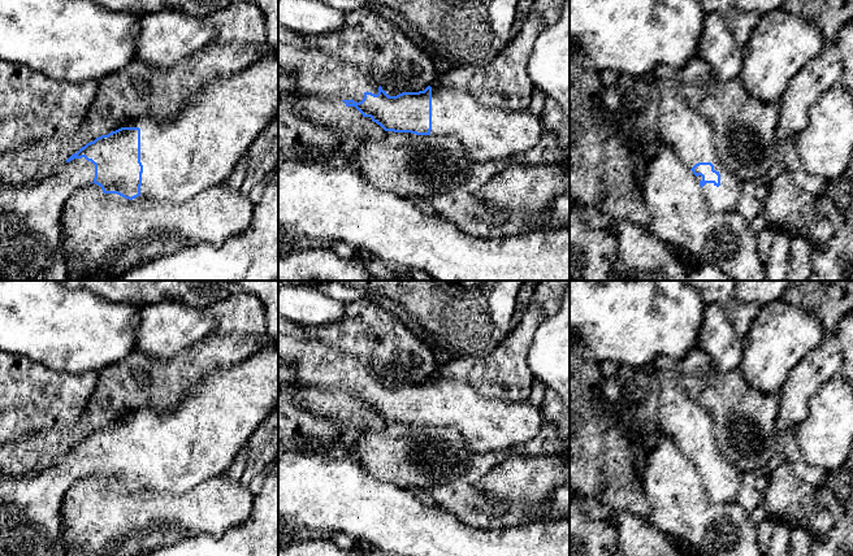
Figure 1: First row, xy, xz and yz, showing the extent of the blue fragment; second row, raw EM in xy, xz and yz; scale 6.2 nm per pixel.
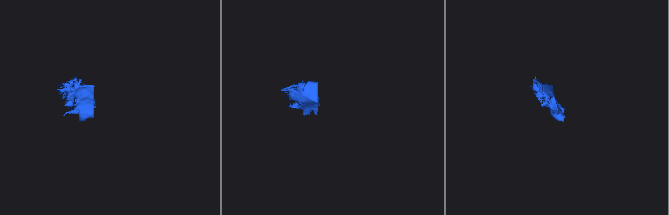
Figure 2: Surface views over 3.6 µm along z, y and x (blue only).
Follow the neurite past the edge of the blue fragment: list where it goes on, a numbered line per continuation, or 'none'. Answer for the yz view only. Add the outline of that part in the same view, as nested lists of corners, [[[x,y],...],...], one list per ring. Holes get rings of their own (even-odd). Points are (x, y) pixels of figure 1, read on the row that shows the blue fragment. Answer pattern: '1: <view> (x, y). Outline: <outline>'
1: yz (687, 131). Outline: [[[662,91],[658,103],[661,139],[674,148],[683,164],[692,169],[698,162],[711,162],[720,174],[720,186],[706,183],[703,196],[715,212],[736,210],[742,183],[720,164],[715,135],[709,121],[676,92]]]

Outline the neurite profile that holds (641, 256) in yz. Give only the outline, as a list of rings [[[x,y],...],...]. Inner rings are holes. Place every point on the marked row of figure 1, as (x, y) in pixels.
[[[573,201],[589,229],[609,229],[618,240],[618,257],[610,281],[688,281],[675,252],[646,227],[612,218],[599,209]]]

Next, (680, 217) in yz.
[[[668,145],[646,165],[644,203],[650,213],[650,223],[645,226],[654,236],[674,249],[683,248],[701,265],[714,264],[735,281],[765,281],[765,265],[759,259],[757,233],[737,210],[715,212],[709,208],[702,188],[693,171],[681,162],[676,151]]]

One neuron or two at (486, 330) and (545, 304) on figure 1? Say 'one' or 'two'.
two

